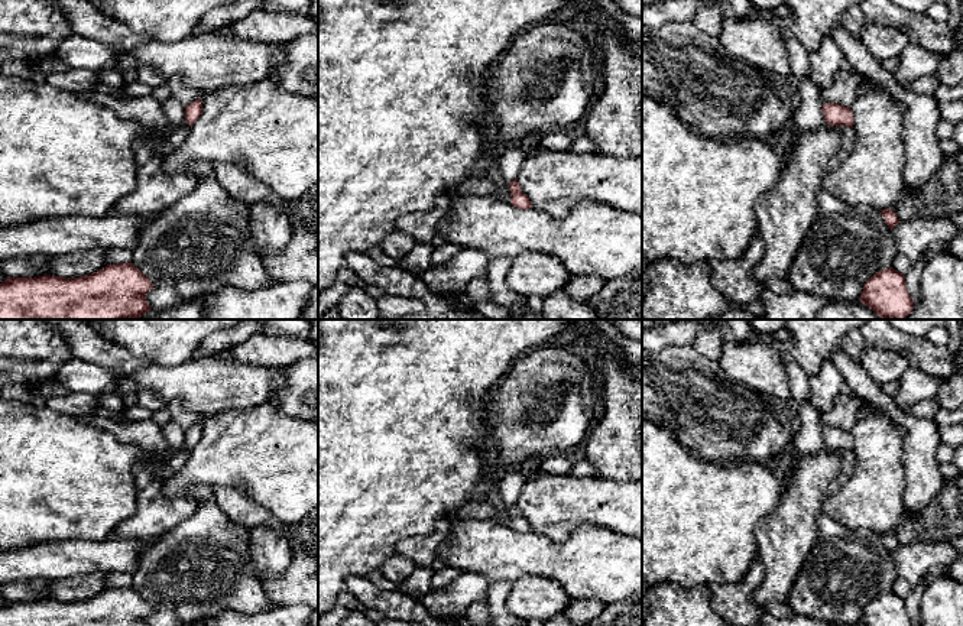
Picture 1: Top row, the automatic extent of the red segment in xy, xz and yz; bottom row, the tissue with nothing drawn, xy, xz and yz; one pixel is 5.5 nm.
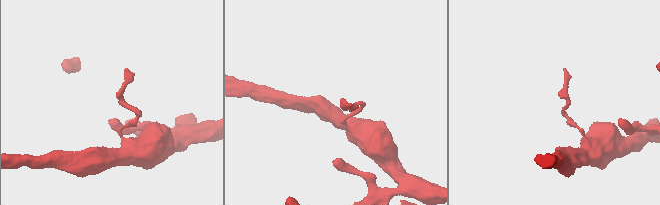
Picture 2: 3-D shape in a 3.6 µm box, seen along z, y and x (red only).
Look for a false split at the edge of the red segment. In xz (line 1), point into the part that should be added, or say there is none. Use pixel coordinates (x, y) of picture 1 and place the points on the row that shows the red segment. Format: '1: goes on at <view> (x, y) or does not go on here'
1: does not go on here

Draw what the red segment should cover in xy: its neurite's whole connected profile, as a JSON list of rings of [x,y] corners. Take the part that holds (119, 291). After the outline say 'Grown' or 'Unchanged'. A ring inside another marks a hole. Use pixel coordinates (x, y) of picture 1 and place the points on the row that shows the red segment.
[[[134,263],[107,265],[91,275],[71,279],[51,275],[7,278],[0,283],[0,320],[137,320],[150,311],[146,293],[152,288],[152,280]]]. Unchanged

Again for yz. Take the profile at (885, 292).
[[[892,267],[879,270],[866,280],[859,301],[875,311],[881,320],[904,320],[914,309],[905,275]]]. Unchanged

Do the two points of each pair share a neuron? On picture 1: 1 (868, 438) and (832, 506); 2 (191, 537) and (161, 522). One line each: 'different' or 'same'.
1: same
2: different

